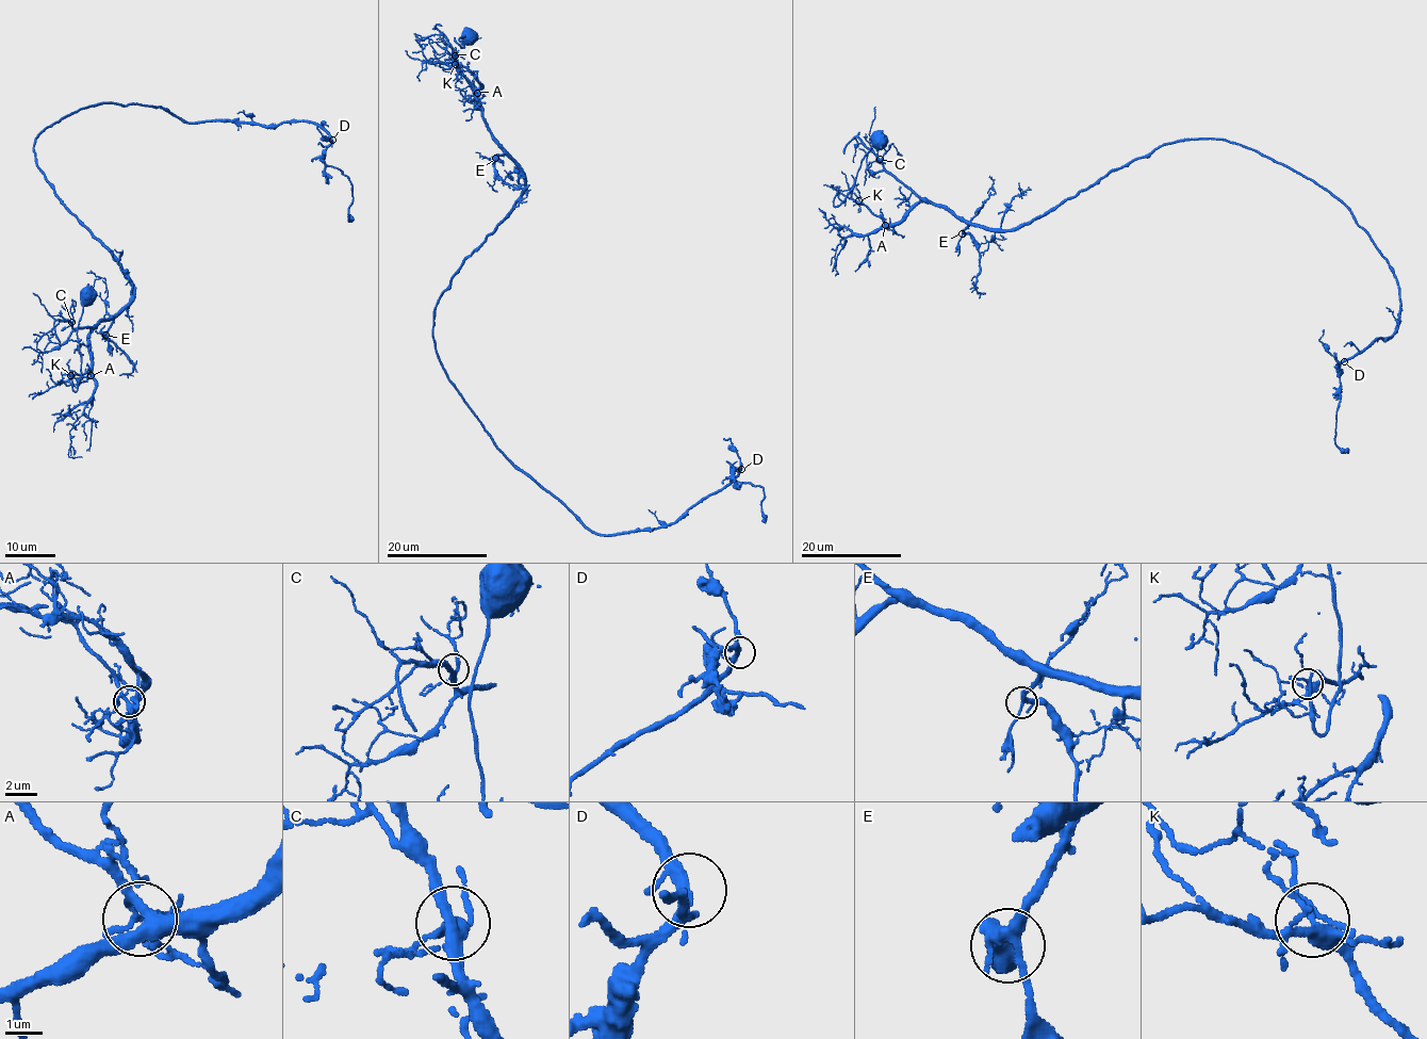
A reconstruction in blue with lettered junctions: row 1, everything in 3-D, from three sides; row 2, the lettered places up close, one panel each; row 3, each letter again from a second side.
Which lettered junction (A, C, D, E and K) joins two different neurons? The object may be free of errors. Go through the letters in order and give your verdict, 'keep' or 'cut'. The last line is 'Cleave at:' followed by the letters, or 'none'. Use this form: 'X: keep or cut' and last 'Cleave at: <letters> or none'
A: keep
C: keep
D: keep
E: keep
K: keep
Cleave at: none

